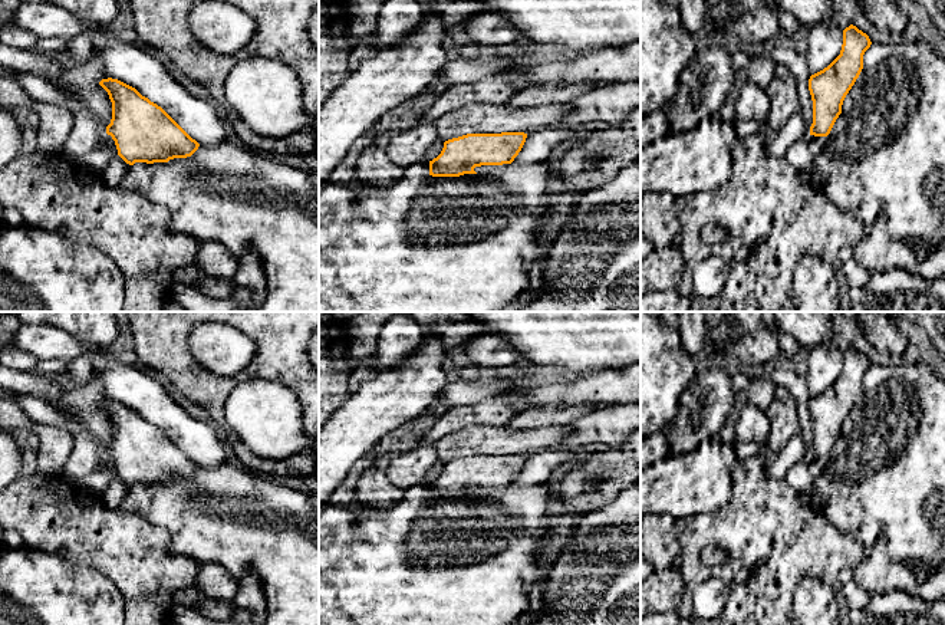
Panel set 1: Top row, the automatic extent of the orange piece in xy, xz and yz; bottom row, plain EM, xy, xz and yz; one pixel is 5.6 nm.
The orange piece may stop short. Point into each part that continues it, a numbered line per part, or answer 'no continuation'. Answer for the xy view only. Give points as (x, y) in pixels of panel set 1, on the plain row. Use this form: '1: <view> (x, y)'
no continuation

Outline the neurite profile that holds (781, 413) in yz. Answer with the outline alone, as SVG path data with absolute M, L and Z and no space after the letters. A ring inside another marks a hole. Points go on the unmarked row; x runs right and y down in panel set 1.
M776 386L767 417L771 425L767 435L767 447L777 457L800 431L797 404L784 386Z

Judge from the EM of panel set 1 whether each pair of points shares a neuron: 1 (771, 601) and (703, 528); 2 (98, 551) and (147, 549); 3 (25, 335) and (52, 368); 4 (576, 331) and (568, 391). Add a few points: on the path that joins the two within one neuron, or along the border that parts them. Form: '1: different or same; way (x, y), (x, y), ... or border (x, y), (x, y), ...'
1: same; way (771, 573), (771, 559), (741, 529), (730, 528)
2: same; way (109, 549), (135, 549)
3: different; border (38, 359), (65, 359), (68, 362)
4: different; border (619, 368), (589, 371), (586, 374)

